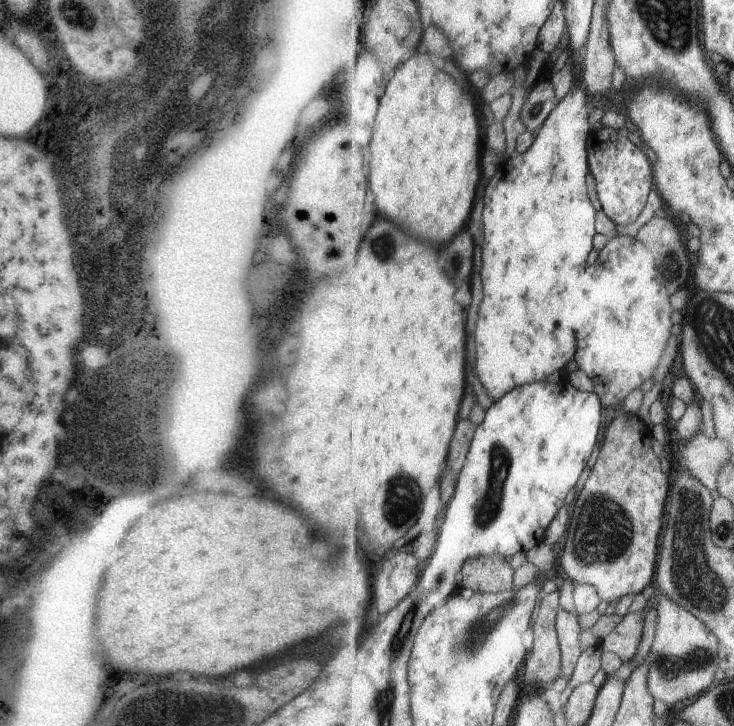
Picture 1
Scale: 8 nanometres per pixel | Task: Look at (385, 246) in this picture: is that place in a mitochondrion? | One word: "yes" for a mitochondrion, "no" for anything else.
yes

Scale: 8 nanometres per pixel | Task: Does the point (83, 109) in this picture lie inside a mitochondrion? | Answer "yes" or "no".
no

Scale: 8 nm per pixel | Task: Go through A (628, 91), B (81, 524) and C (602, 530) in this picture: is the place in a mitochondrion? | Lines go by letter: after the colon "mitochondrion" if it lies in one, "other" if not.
A: other
B: other
C: mitochondrion

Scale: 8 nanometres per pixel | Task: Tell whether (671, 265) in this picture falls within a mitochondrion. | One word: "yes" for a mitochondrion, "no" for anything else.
yes

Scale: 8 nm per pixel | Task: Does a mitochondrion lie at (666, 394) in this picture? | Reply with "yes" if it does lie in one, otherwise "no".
no

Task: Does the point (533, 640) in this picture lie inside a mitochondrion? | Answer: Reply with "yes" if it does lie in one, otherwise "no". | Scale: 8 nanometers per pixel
no

